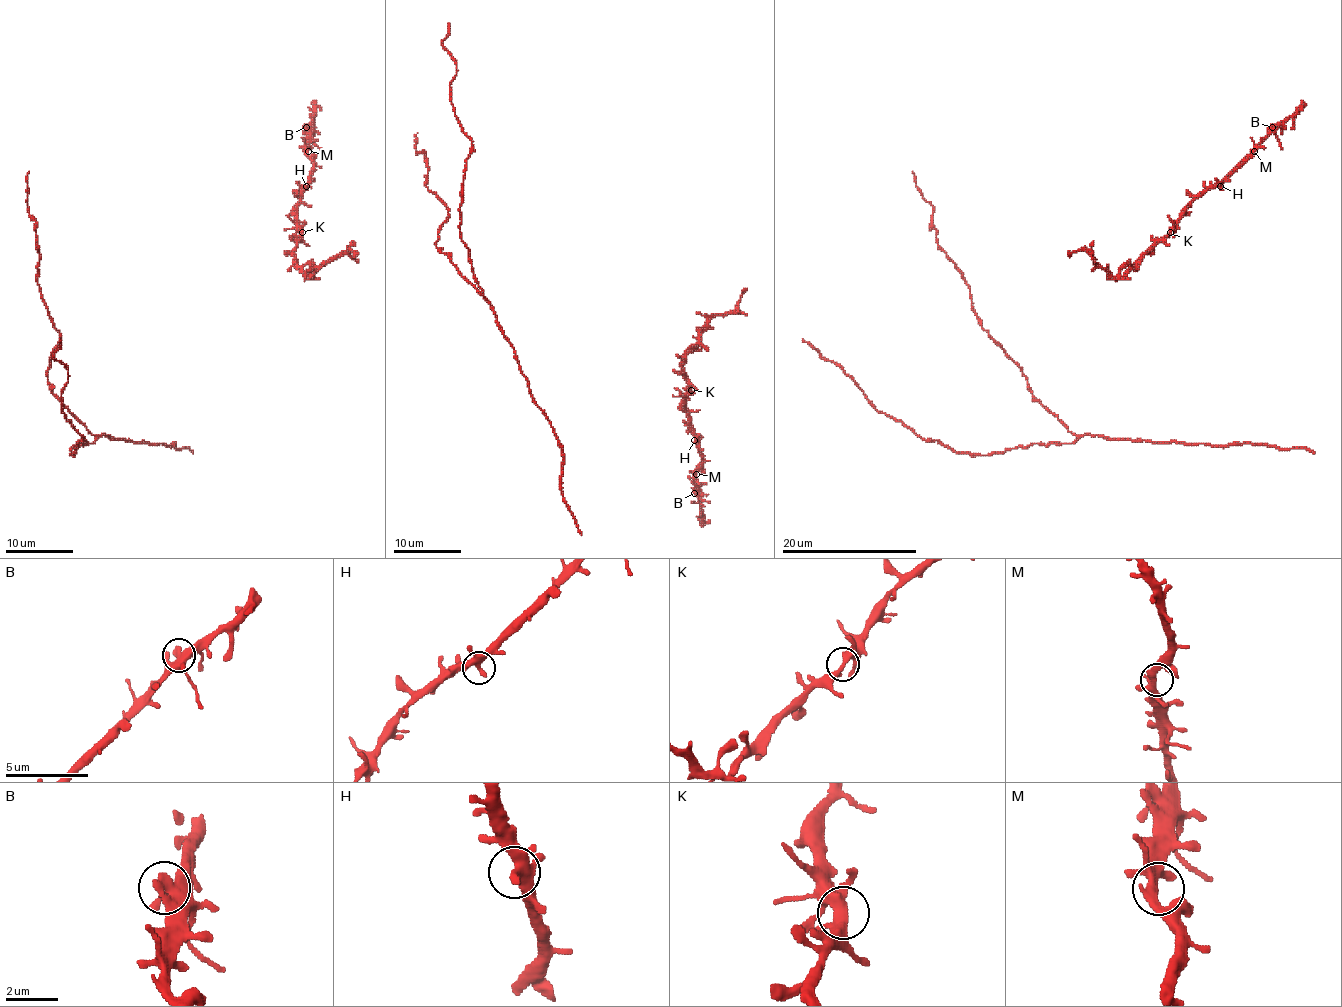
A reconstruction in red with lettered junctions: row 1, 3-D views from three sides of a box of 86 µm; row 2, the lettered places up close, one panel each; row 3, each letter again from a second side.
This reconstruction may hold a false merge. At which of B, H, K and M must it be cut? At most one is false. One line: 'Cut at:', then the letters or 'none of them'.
Cut at: none of them

